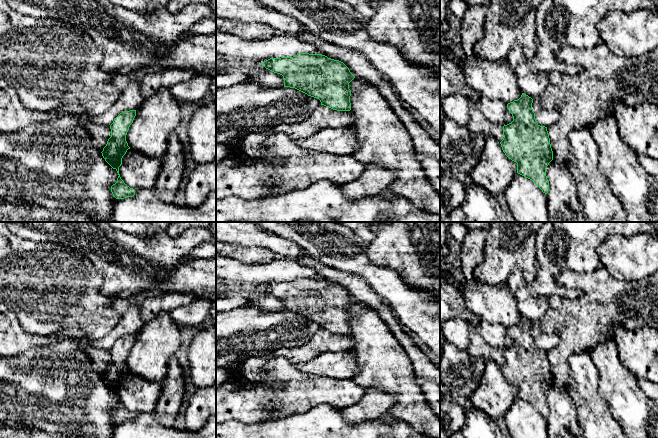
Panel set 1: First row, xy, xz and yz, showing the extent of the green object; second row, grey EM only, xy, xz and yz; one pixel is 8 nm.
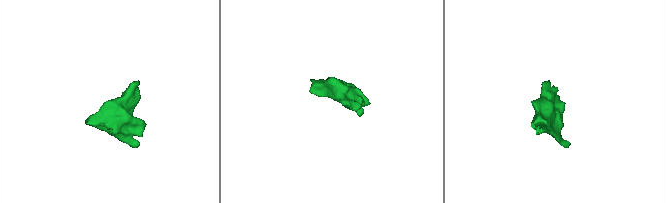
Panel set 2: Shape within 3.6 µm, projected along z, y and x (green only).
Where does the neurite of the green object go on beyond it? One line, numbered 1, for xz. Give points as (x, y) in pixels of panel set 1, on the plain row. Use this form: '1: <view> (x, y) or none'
1: none

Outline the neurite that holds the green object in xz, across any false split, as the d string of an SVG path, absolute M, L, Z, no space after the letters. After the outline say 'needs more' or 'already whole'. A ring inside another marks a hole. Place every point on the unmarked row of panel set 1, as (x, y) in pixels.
M299 277L293 281L270 282L261 287L266 293L284 302L284 311L295 312L320 324L321 329L337 335L350 335L351 314L349 307L355 302L341 285L322 278Z; already whole

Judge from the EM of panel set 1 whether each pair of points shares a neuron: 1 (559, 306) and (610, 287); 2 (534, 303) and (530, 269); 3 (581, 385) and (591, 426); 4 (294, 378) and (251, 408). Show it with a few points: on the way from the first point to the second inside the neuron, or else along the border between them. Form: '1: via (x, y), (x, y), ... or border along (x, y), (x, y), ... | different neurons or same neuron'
1: via (572, 306), (591, 306), (597, 300) | same neuron
2: border along (505, 281), (514, 270), (518, 269), (528, 286) | different neurons
3: via (585, 395), (591, 408), (591, 416) | same neuron
4: via (287, 390), (280, 397), (270, 397), (263, 403) | same neuron

